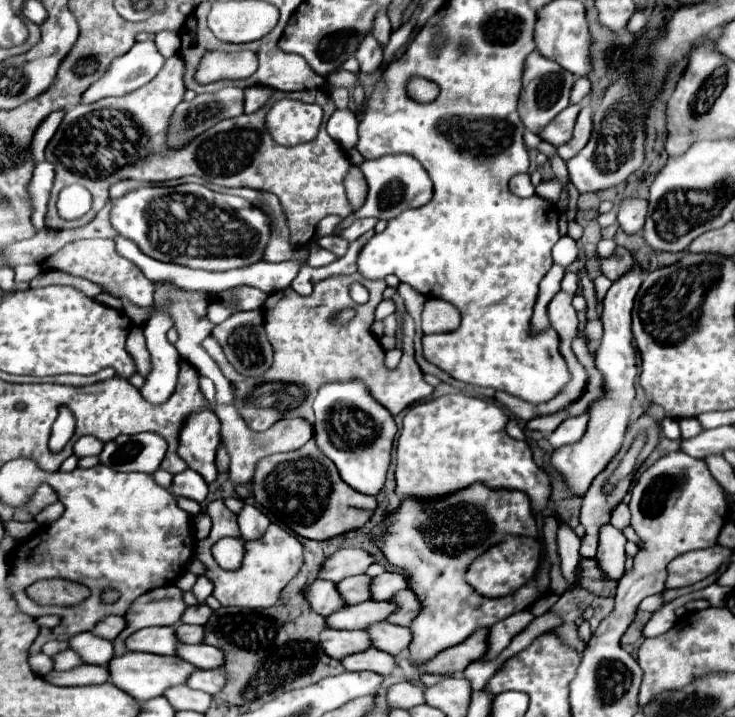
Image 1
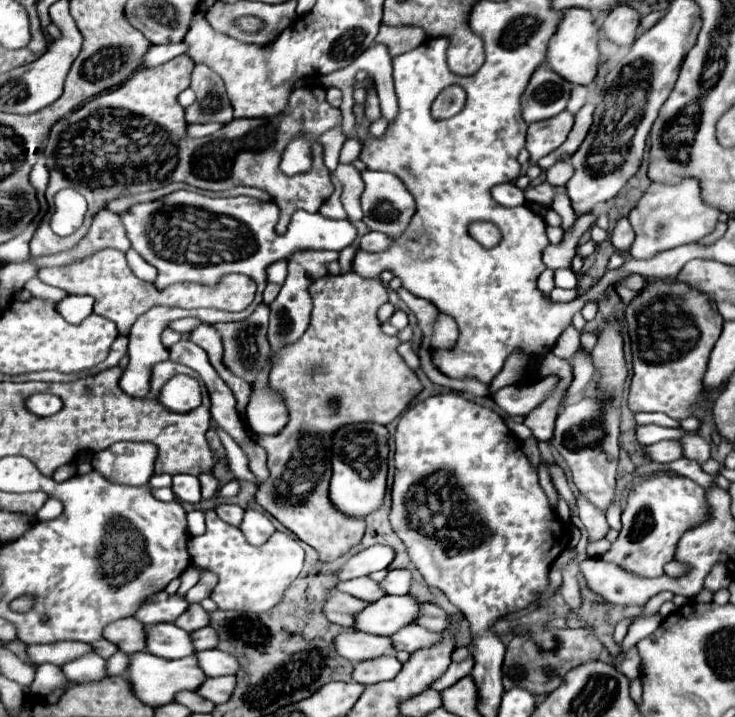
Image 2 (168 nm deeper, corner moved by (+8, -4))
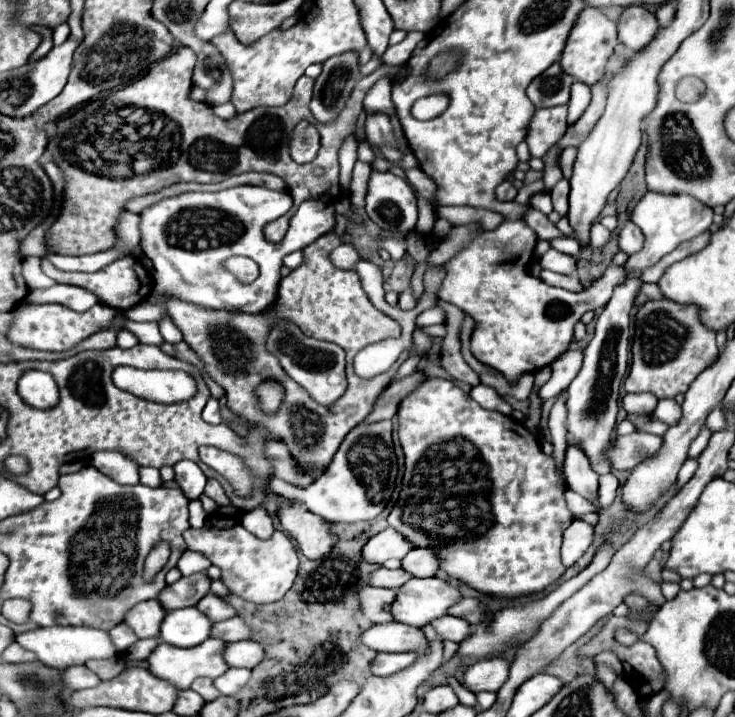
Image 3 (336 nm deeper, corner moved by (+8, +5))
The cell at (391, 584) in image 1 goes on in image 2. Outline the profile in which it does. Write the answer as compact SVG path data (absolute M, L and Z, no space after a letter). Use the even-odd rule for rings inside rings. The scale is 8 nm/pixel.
M397 569L397 571L389 571L389 575L385 577L385 581L381 583L381 587L389 593L389 595L407 595L409 587L411 587L411 571L407 569Z

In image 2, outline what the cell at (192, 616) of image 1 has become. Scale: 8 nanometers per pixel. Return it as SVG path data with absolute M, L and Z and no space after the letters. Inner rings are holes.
M191 605L191 607L175 621L175 625L183 627L185 631L197 631L197 629L209 625L209 615L207 615L207 611L205 611L201 605Z

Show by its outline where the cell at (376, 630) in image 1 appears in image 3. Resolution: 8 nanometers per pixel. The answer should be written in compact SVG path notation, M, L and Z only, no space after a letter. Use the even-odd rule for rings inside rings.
M441 616L441 618L435 618L433 622L429 622L429 626L435 628L435 632L439 634L441 640L451 640L451 642L459 644L469 636L469 624L463 622L461 618Z

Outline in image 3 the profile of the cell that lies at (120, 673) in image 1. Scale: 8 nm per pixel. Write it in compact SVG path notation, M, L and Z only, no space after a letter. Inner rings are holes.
M207 638L205 642L201 642L199 646L193 648L177 648L171 644L161 642L151 656L147 658L149 664L149 672L155 678L161 678L165 682L169 682L171 686L175 686L177 690L187 690L191 686L191 682L199 676L207 676L207 678L217 678L219 674L223 674L229 666L223 662L221 658L221 650L223 650L225 642L223 640L215 640L215 638Z

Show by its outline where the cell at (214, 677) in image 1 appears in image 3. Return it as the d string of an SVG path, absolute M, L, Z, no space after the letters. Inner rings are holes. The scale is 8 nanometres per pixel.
M229 668L223 676L215 678L213 686L223 696L233 696L235 692L239 692L245 686L245 682L247 682L249 676L251 676L251 670L247 670L247 668Z

